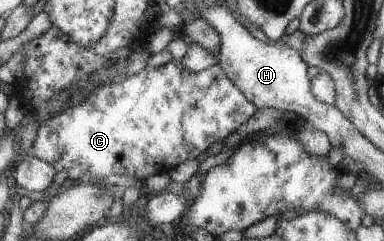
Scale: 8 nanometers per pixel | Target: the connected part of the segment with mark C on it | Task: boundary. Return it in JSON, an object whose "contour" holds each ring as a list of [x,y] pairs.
{"contour":[[[170,61],[154,70],[140,70],[118,84],[106,84],[90,92],[78,106],[67,108],[60,115],[48,118],[38,128],[38,137],[27,157],[37,157],[52,164],[59,172],[66,172],[64,185],[78,185],[80,178],[90,172],[93,181],[115,174],[134,177],[138,181],[160,172],[170,172],[178,164],[193,160],[224,140],[228,134],[247,122],[258,108],[250,101],[224,72],[220,65],[200,72],[190,72],[180,61]]]}

